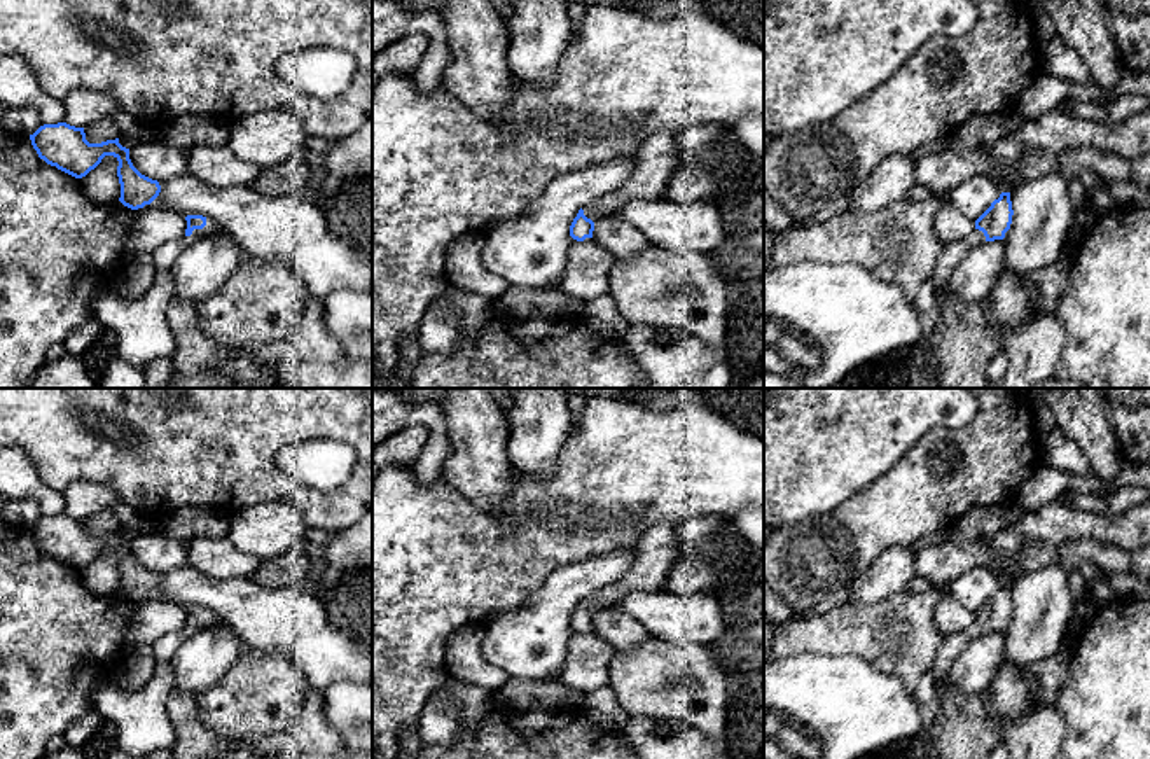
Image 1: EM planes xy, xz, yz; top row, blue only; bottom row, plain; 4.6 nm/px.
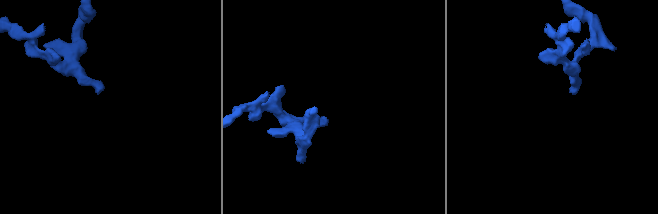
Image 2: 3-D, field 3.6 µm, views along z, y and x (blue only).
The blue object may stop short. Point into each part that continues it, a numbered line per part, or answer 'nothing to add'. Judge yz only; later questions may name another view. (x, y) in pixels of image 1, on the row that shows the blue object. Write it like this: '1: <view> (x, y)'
1: yz (949, 257)

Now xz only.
1: xz (656, 160)

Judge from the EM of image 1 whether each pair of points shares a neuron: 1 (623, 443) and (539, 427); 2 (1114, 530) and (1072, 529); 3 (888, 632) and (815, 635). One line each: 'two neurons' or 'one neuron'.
1: two neurons
2: one neuron
3: one neuron

